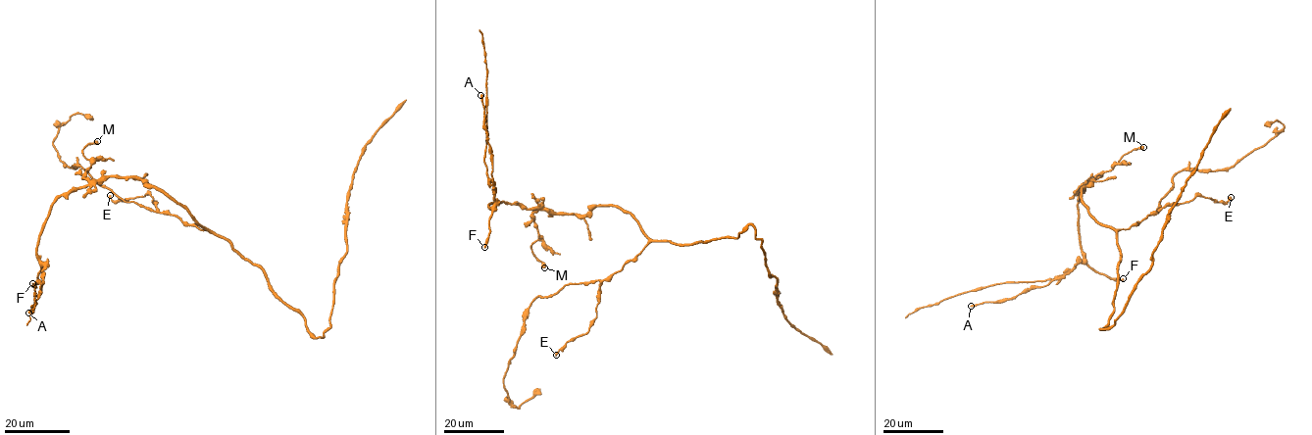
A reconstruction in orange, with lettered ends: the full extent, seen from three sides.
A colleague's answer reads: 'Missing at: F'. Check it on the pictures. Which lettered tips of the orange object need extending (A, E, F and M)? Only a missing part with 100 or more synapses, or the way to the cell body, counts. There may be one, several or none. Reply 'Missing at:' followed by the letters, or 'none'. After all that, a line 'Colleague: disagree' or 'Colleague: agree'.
Missing at: F
Colleague: agree

